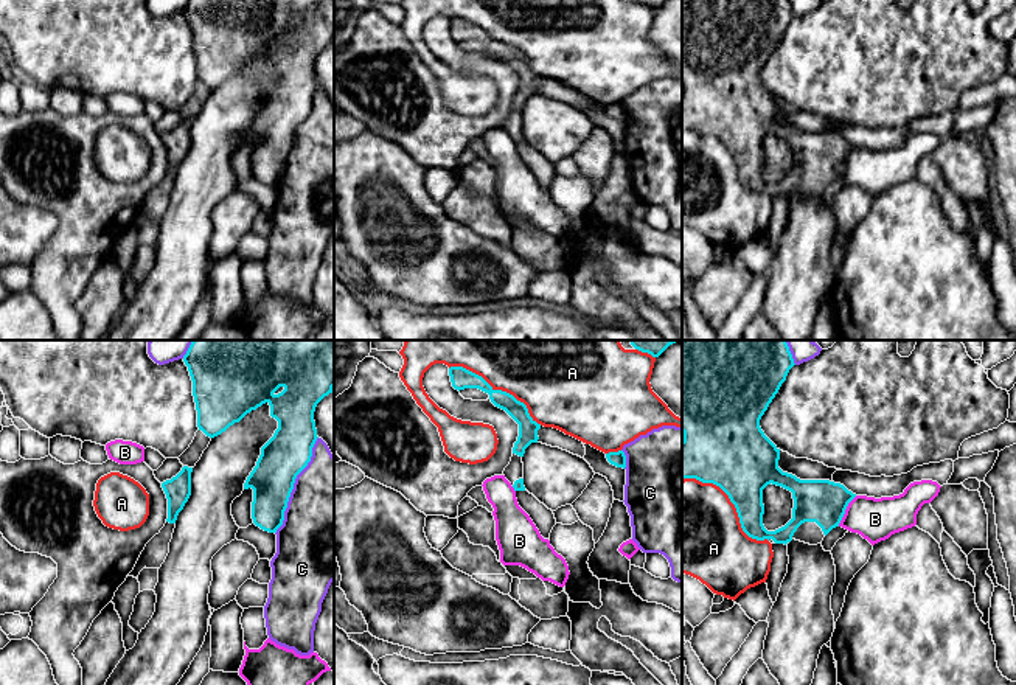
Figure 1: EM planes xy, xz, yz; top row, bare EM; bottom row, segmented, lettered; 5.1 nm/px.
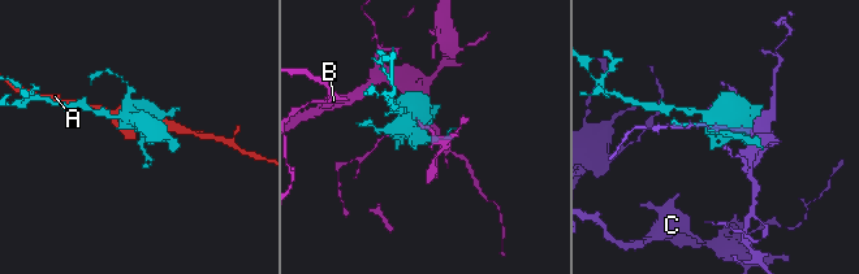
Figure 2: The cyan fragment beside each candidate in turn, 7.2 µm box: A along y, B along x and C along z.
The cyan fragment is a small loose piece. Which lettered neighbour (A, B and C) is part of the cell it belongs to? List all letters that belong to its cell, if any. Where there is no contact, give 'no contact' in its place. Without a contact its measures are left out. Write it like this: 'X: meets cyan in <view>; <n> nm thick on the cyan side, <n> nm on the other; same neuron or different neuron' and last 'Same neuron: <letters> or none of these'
A: meets cyan in yz; 380 nm thick on the cyan side, 480 nm on the other; different neuron
B: meets cyan in yz; 220 nm thick on the cyan side, 220 nm on the other; different neuron
C: meets cyan in xy; 240 nm thick on the cyan side, 480 nm on the other; different neuron
Same neuron: none of these

